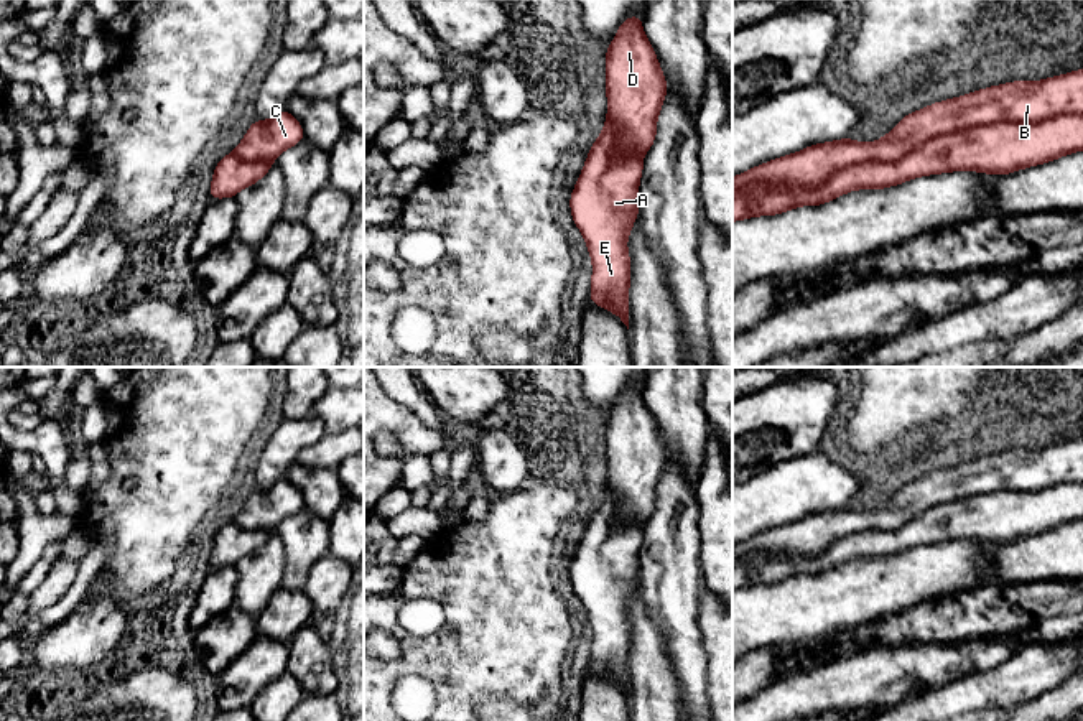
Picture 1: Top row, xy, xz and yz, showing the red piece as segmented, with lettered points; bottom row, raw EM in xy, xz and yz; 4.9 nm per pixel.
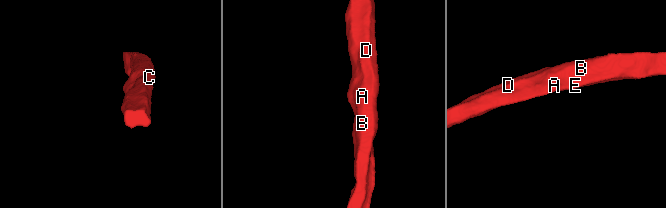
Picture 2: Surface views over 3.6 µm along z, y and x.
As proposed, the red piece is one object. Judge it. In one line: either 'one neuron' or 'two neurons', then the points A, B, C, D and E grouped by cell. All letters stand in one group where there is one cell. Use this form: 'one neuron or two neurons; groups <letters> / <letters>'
two neurons; groups A E / B C D

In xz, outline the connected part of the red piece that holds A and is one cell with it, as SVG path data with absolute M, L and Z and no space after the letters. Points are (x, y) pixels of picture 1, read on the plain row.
M606 487L604 497L593 512L571 561L569 576L593 629L589 668L617 683L629 698L630 626L627 621L627 606L639 584L639 550L642 547L644 532L639 525L621 523L619 515L621 507L617 495Z

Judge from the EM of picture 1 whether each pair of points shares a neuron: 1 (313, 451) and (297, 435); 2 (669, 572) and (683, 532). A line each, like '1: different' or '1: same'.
1: different
2: same

